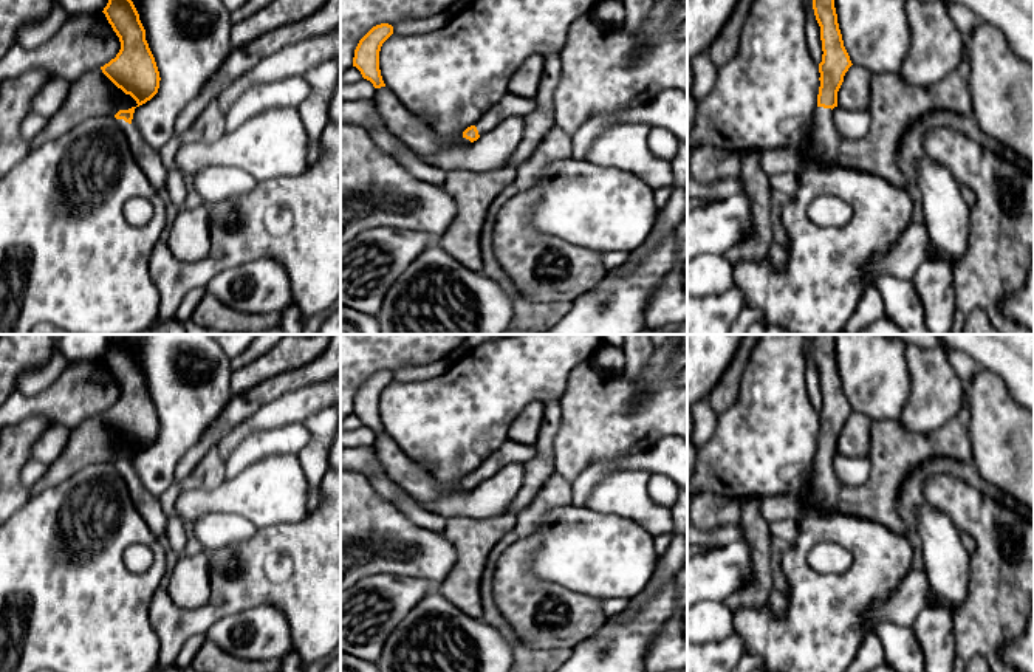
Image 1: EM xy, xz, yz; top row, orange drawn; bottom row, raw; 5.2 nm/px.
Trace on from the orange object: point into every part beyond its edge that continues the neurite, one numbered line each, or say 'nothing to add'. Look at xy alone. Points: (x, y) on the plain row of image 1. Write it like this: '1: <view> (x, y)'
1: xy (149, 507)

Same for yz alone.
1: yz (895, 452)

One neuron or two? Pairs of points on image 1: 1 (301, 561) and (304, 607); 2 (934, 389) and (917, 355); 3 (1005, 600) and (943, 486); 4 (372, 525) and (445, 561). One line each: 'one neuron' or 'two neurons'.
1: one neuron
2: one neuron
3: one neuron
4: one neuron

